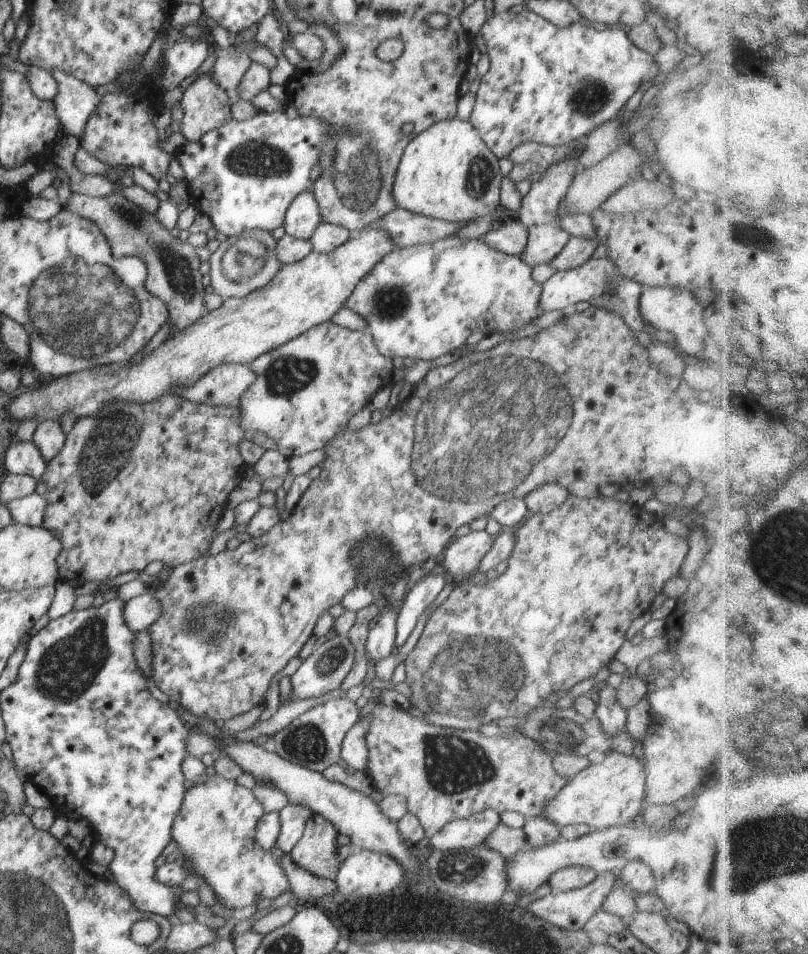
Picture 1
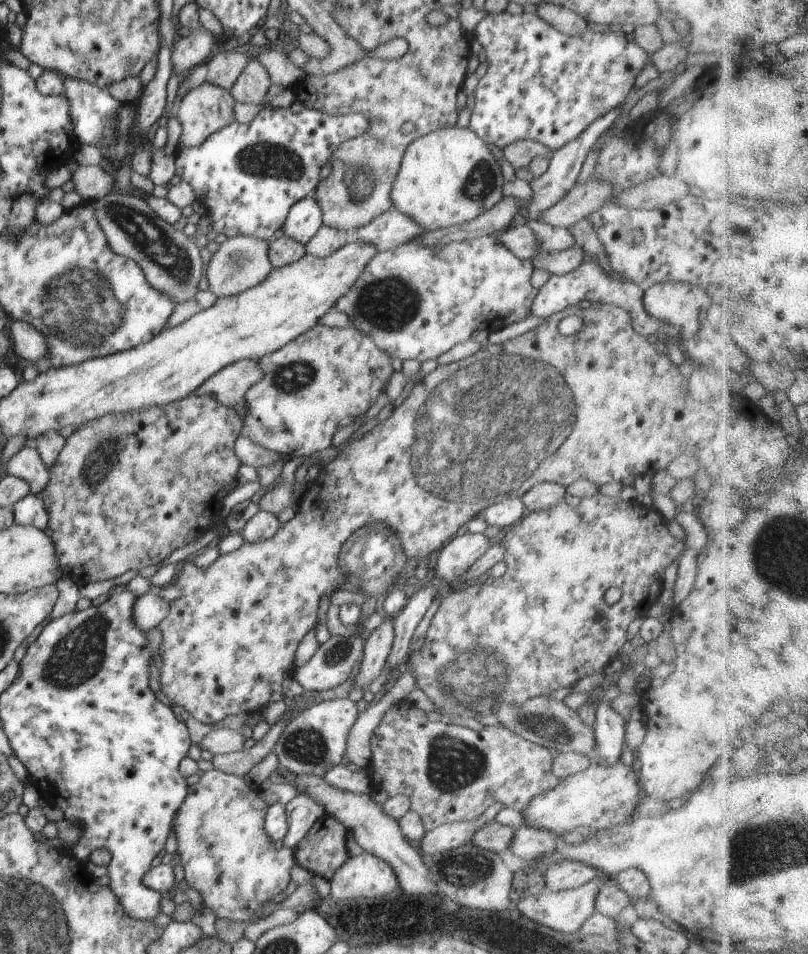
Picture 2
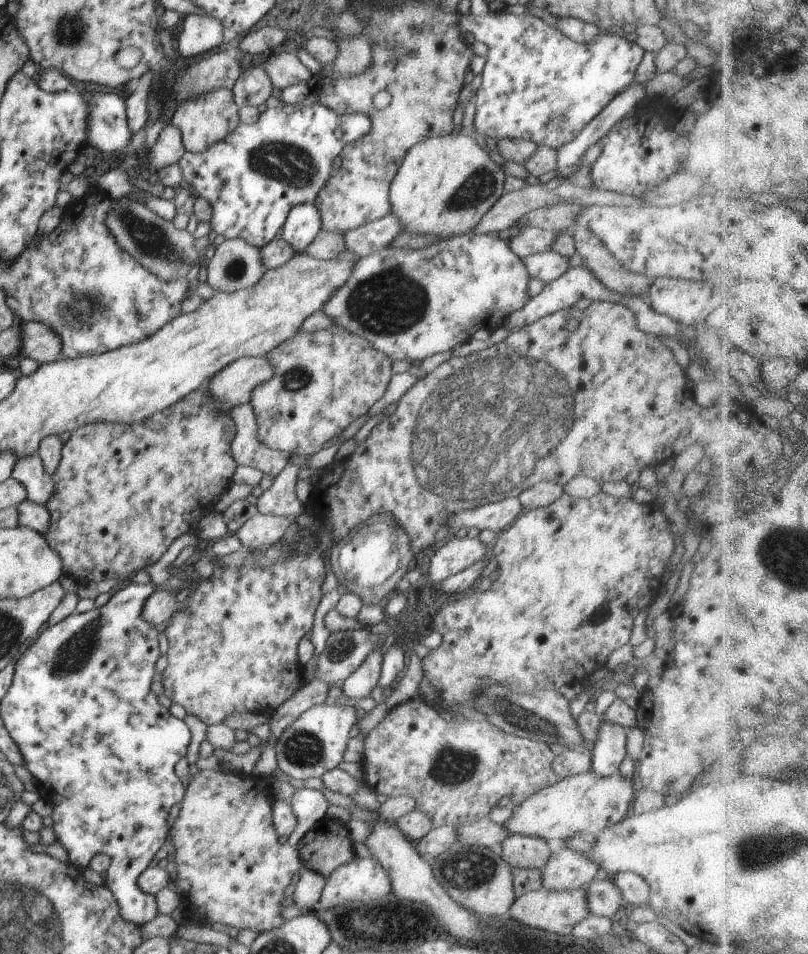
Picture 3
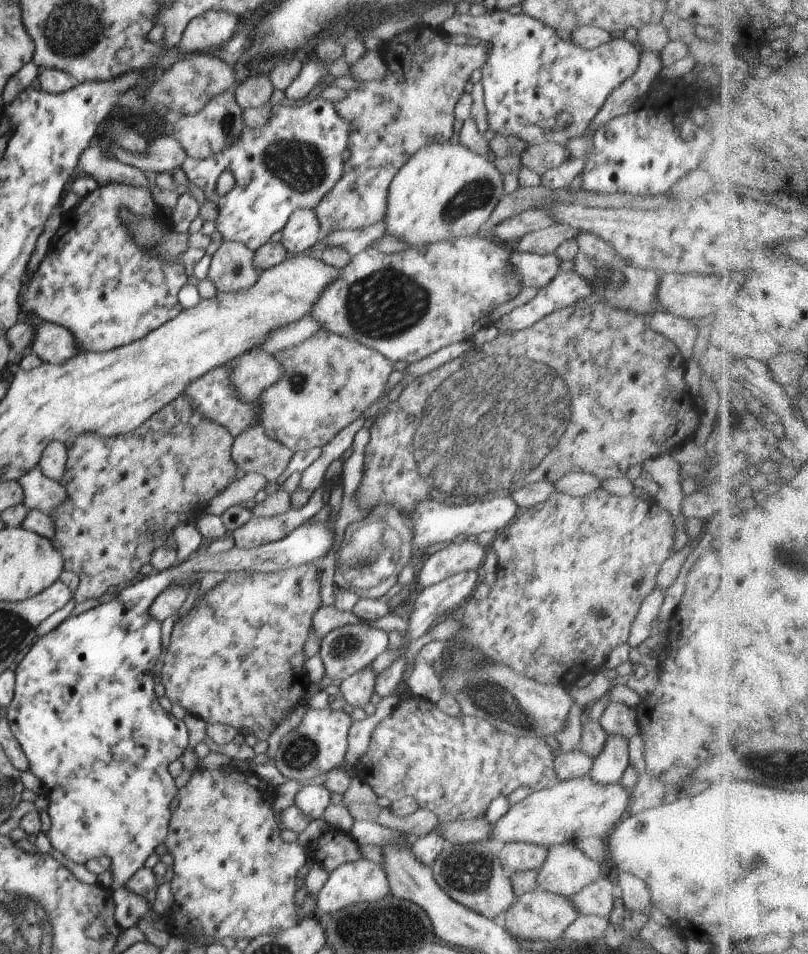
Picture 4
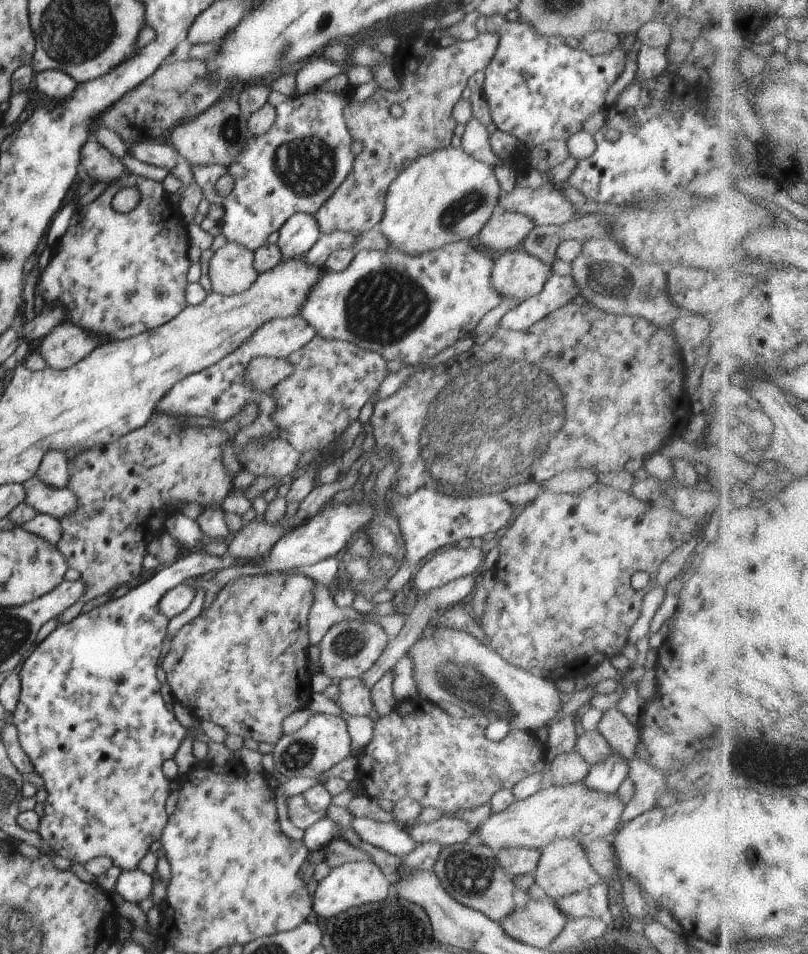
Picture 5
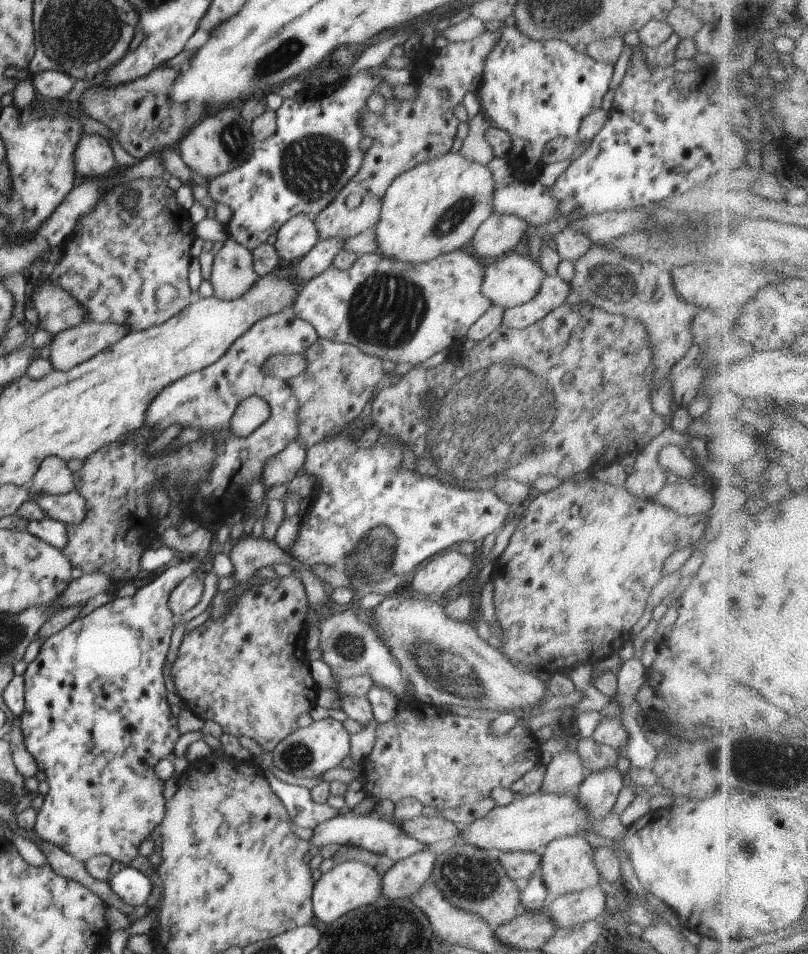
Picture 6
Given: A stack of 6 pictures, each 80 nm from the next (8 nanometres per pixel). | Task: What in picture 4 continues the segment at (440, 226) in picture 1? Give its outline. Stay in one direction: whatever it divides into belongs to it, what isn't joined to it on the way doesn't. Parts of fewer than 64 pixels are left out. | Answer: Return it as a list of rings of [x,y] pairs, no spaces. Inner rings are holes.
[[[384,221],[376,223],[368,228],[344,231],[336,230],[328,236],[322,237],[319,242],[308,252],[313,256],[319,256],[328,246],[343,247],[350,256],[354,257],[358,252],[372,248],[374,240],[386,235]]]

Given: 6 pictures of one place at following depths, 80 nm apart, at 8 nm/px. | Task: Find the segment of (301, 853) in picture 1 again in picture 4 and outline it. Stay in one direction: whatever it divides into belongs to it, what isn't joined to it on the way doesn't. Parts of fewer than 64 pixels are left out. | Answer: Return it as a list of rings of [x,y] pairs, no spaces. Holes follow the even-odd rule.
[[[332,826],[306,850],[328,873],[342,864],[364,859],[360,846],[348,834]]]

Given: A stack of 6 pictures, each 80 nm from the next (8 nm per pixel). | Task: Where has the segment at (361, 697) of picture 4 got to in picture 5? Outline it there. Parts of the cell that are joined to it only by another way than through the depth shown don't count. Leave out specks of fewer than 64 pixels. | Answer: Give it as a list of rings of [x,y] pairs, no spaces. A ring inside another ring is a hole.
[[[360,677],[337,681],[339,694],[335,701],[344,712],[356,716],[368,715],[373,707],[371,688],[362,683]]]

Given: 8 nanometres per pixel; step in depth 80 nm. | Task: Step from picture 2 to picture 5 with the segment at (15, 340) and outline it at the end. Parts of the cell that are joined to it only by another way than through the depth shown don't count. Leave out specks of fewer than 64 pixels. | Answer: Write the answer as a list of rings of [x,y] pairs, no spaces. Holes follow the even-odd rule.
[[[66,321],[56,325],[34,348],[53,369],[67,369],[102,344],[97,335],[85,333]]]

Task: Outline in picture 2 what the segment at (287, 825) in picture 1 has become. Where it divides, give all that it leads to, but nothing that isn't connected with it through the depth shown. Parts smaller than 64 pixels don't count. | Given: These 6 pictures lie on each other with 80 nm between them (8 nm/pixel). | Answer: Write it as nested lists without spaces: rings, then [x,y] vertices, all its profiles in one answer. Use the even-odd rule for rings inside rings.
[[[298,794],[285,805],[286,820],[288,820],[288,834],[283,839],[281,846],[296,849],[298,842],[306,836],[312,824],[322,818],[326,813],[324,808],[314,802],[306,794]]]

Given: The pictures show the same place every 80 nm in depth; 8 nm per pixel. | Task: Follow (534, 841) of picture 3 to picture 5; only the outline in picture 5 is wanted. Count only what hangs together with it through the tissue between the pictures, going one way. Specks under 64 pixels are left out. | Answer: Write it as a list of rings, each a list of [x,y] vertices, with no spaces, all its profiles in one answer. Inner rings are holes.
[[[528,847],[501,848],[495,852],[500,866],[509,876],[520,876],[520,874],[534,874],[540,857],[540,849]]]

